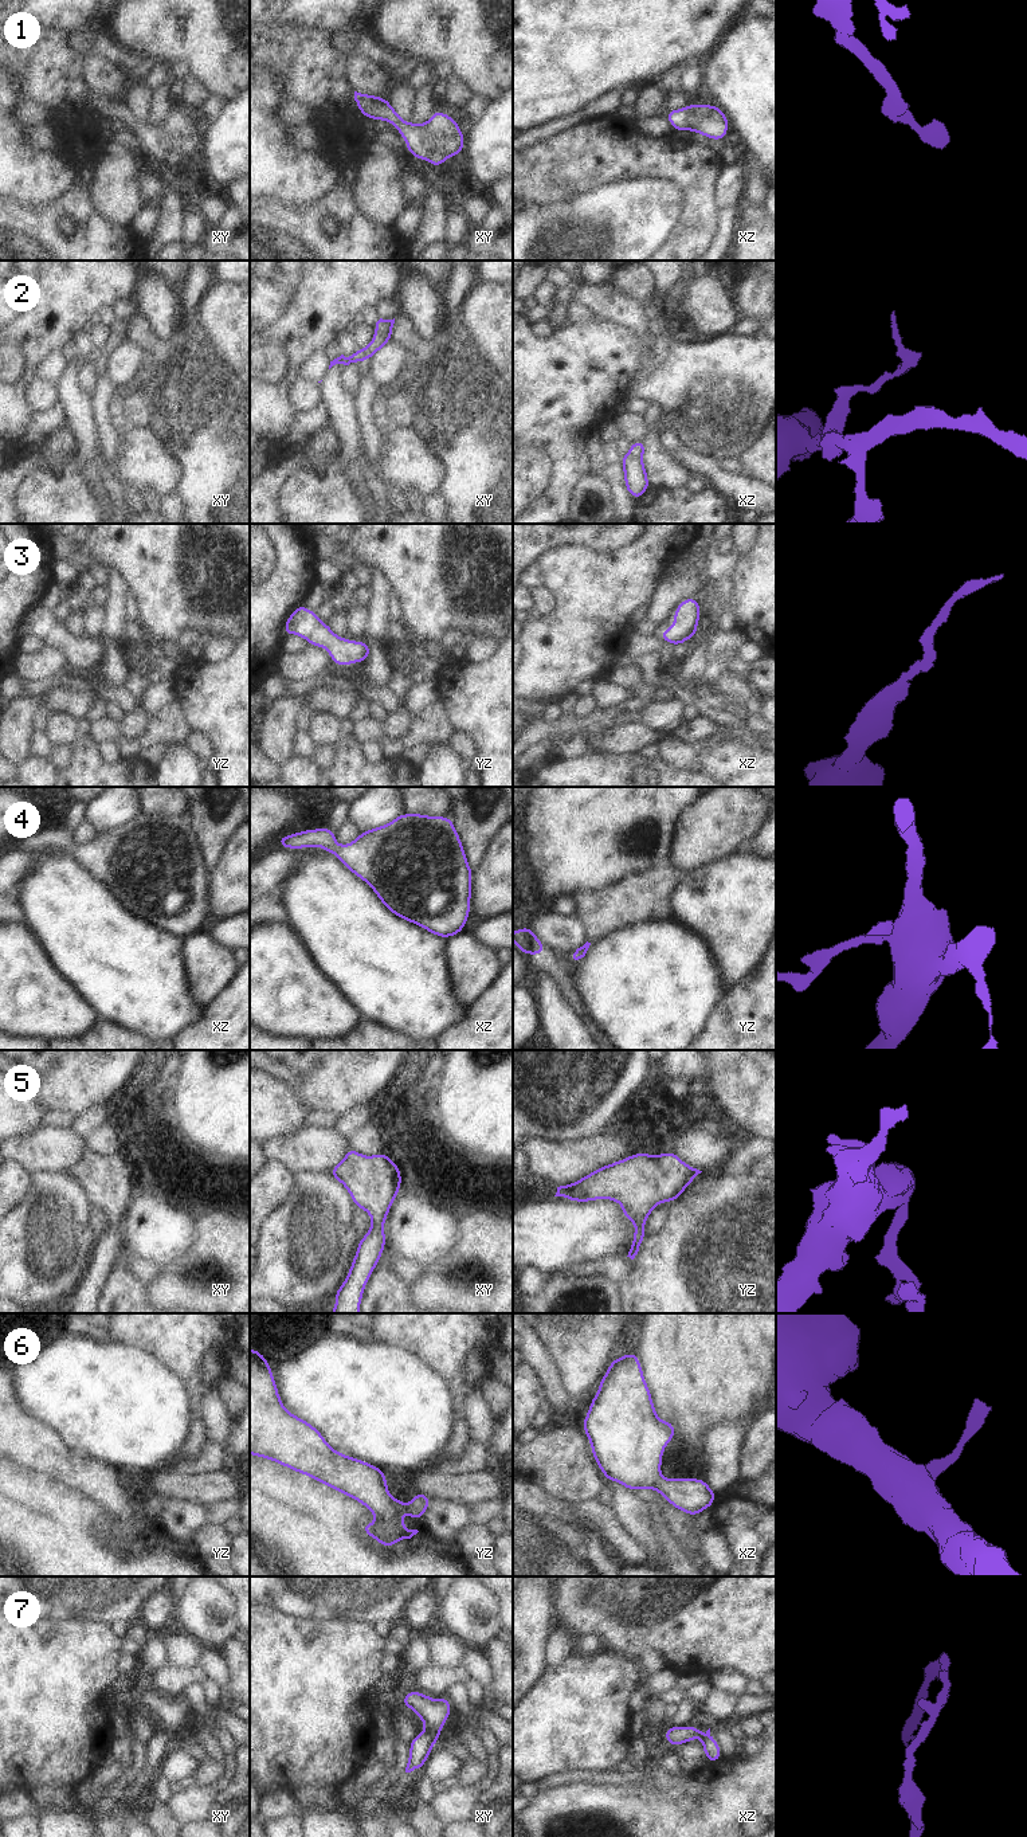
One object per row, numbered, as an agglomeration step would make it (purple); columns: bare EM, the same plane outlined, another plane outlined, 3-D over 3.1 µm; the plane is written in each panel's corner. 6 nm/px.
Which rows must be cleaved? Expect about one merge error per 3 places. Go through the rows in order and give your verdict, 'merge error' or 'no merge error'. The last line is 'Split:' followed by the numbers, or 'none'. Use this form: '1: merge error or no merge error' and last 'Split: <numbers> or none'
1: no merge error
2: merge error
3: no merge error
4: no merge error
5: no merge error
6: no merge error
7: no merge error
Split: 2

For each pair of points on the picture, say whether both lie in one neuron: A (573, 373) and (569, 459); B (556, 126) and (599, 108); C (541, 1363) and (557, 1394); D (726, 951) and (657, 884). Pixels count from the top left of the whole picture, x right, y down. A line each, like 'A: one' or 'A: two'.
A: one
B: one
C: one
D: two

